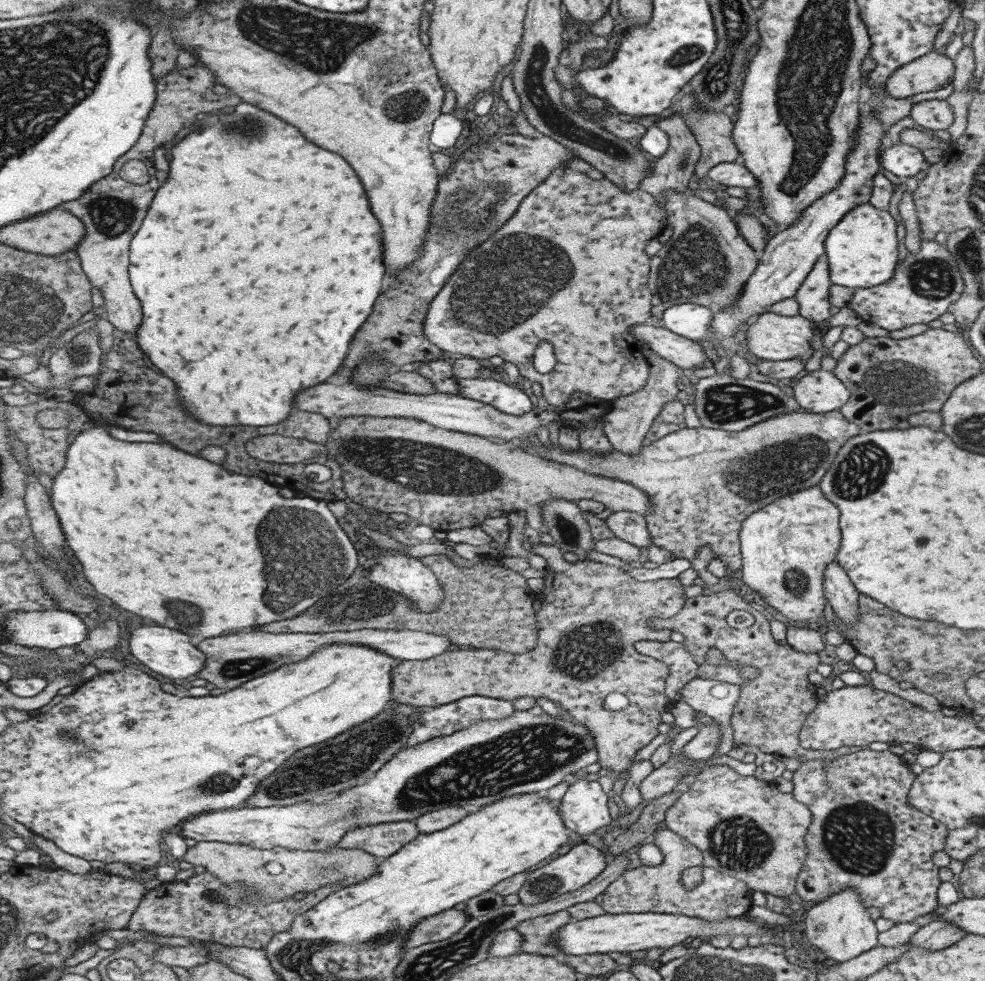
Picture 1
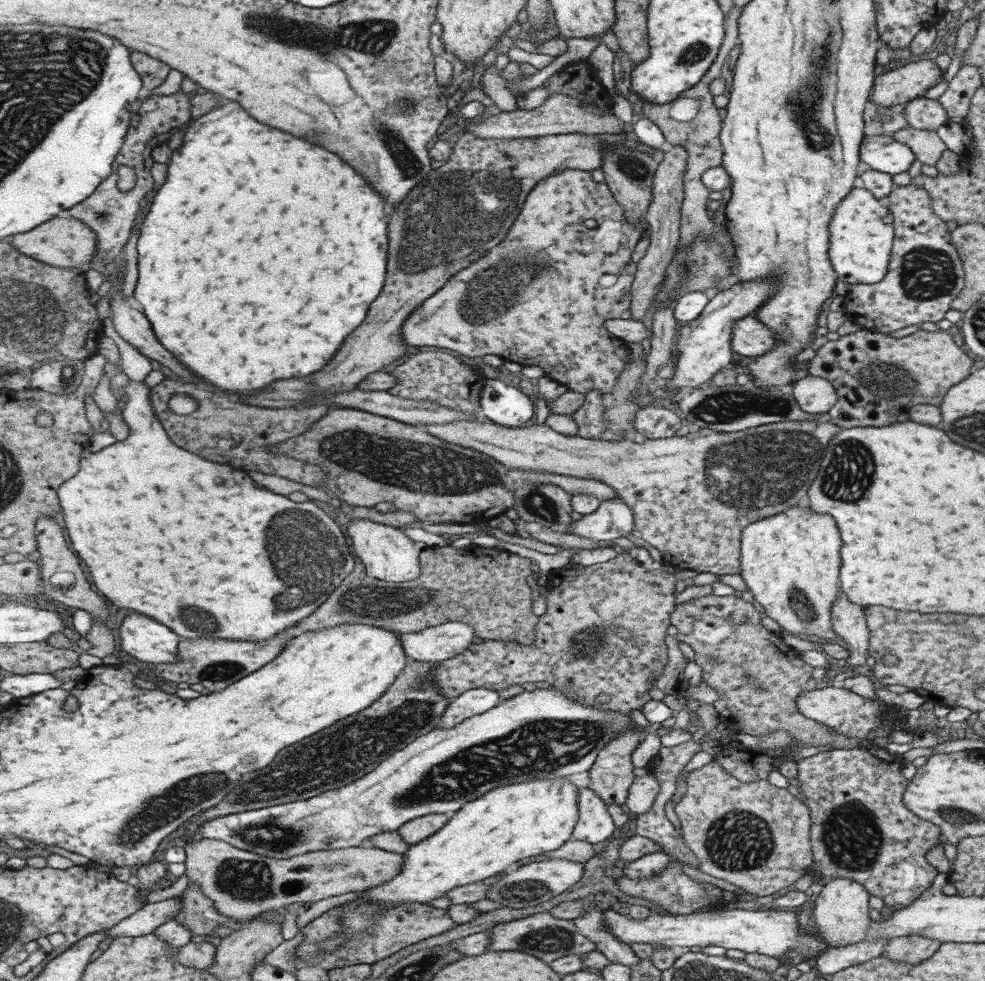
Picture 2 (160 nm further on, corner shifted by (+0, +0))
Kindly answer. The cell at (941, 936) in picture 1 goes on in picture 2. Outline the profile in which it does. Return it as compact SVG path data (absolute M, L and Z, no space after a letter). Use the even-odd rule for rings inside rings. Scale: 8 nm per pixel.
M916 934L890 938L885 944L883 955L893 962L904 962L905 964L917 964L922 960L930 958L939 948L941 942L931 938L923 938Z

